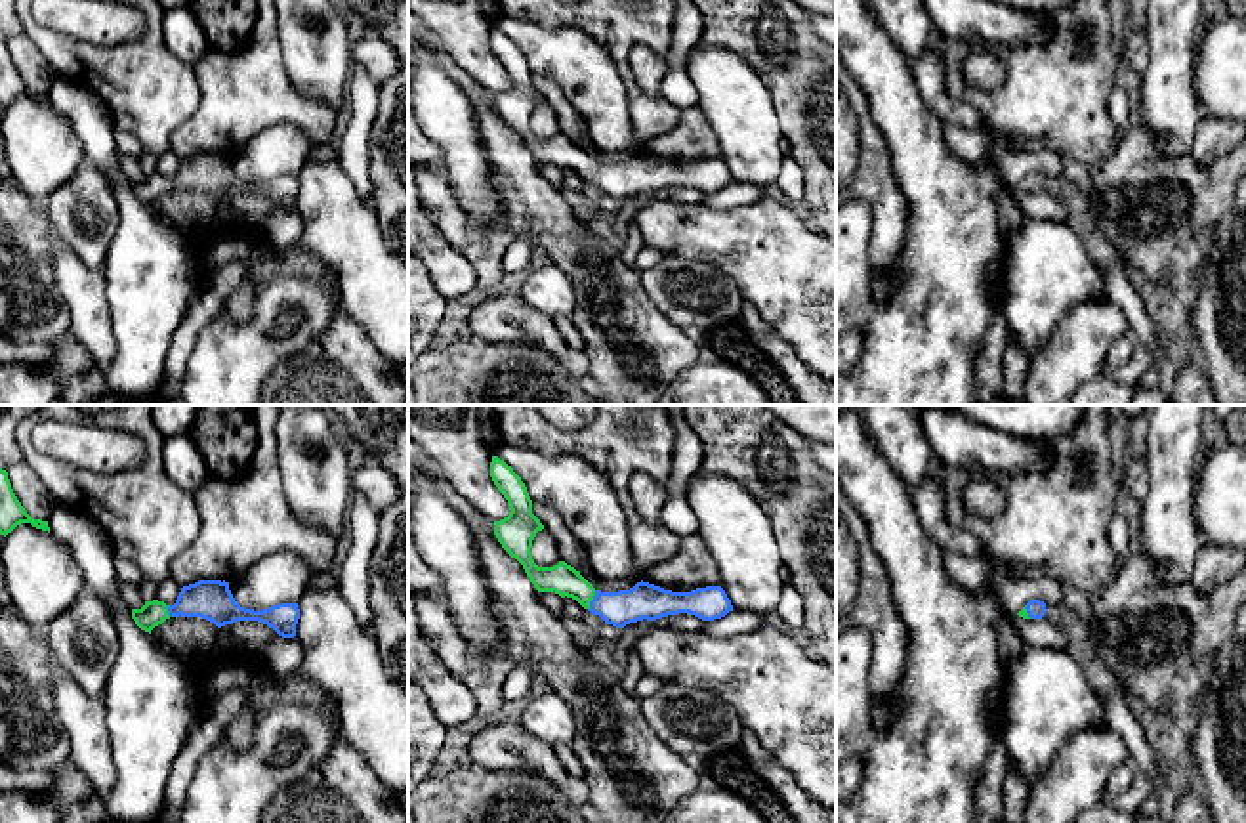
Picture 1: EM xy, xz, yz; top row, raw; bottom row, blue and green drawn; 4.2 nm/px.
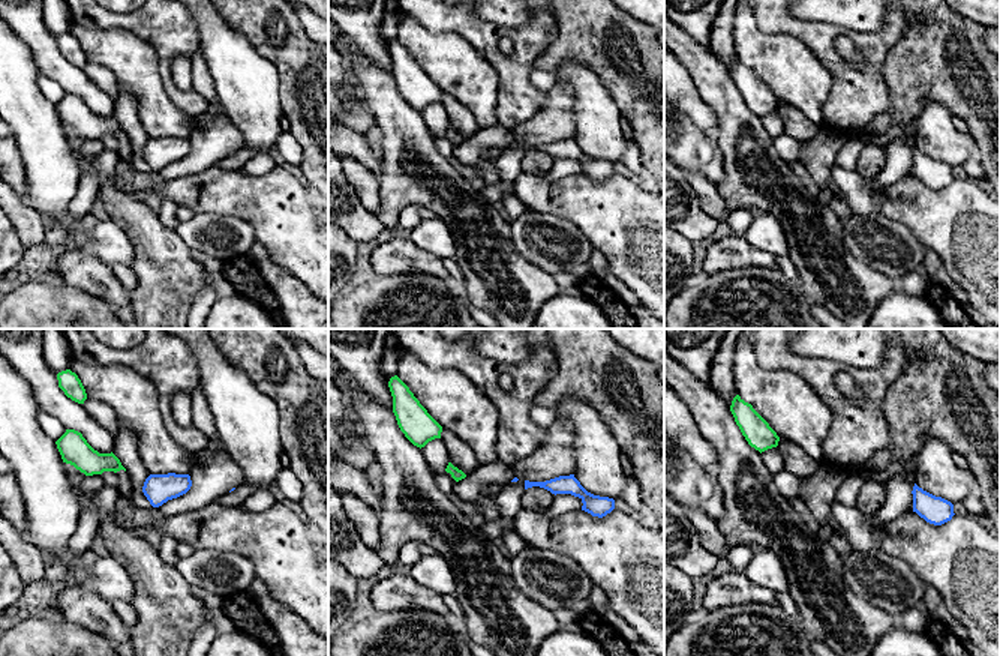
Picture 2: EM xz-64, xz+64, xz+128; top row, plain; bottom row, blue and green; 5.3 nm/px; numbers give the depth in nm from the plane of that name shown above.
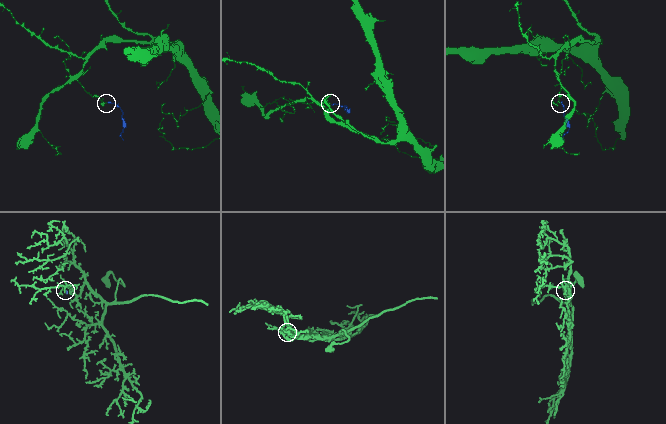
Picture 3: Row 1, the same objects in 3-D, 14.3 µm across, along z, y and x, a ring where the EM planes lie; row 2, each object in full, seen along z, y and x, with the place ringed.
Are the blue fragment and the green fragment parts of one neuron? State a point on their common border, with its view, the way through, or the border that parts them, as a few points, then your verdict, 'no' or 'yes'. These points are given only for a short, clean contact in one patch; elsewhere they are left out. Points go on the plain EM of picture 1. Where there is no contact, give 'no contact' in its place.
contact xz (592, 172); way xz (643, 172), (592, 172), (561, 151); yes

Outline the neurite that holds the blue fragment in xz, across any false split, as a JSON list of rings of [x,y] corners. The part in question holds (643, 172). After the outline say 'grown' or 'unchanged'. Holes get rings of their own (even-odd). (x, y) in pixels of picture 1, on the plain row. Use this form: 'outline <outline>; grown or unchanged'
outline [[[492,29],[490,50],[511,82],[508,90],[494,94],[494,107],[502,120],[523,137],[538,164],[555,164],[561,170],[572,170],[590,185],[599,187],[605,197],[616,200],[643,191],[656,193],[679,185],[714,193],[733,183],[731,172],[721,158],[672,164],[641,153],[630,162],[601,164],[565,134],[553,139],[538,139],[530,120],[544,97],[532,86],[532,73],[525,55],[498,29]]]; grown

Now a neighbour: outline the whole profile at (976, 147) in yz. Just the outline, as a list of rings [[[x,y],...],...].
[[[945,124],[945,139],[956,158],[973,166],[992,168],[1006,189],[1015,189],[1030,172],[1059,179],[1065,170],[1065,158],[1053,151],[1028,153],[1002,147],[983,130]]]

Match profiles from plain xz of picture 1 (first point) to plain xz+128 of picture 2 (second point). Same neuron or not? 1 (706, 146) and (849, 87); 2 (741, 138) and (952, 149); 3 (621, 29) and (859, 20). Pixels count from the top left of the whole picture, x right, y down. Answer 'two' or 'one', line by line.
1: two
2: one
3: two

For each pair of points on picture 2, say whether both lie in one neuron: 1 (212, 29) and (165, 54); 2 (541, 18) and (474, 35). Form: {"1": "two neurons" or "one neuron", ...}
{"1": "two neurons", "2": "one neuron"}

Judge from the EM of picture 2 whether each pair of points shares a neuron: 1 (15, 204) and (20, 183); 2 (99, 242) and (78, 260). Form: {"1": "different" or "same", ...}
{"1": "different", "2": "different"}

